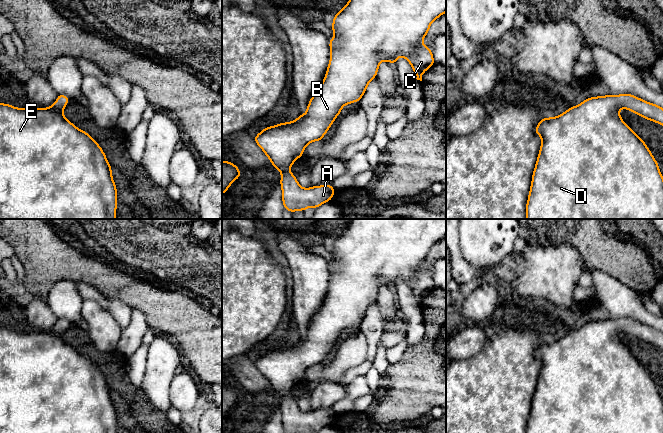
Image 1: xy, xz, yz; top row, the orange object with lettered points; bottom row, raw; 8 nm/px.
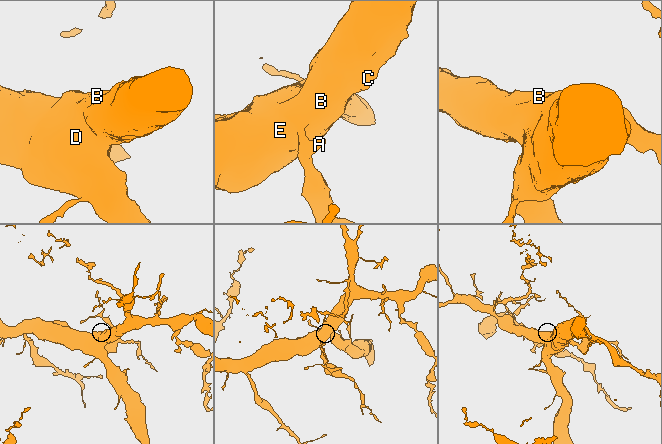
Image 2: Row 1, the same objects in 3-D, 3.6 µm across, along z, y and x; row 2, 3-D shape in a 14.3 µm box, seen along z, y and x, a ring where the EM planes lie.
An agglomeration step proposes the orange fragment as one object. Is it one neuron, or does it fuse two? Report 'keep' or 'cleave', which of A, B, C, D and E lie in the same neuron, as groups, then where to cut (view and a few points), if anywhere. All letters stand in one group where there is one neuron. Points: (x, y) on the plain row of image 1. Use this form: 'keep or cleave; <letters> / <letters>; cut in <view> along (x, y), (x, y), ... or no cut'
keep; A B C D E; no cut

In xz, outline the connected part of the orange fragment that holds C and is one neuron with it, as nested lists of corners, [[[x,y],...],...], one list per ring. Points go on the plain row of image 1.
[[[352,219],[345,231],[333,240],[330,285],[324,304],[308,327],[306,338],[299,337],[295,345],[265,351],[253,362],[281,396],[284,433],[316,433],[333,423],[335,413],[332,408],[302,412],[289,392],[303,380],[308,368],[322,365],[344,329],[361,324],[369,306],[377,301],[381,285],[395,289],[402,280],[410,287],[416,303],[422,305],[422,298],[435,288],[431,273],[422,267],[422,263],[433,245],[445,236],[446,219]]]

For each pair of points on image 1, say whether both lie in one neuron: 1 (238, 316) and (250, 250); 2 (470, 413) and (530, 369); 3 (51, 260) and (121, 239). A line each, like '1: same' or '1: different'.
1: same
2: same
3: different

